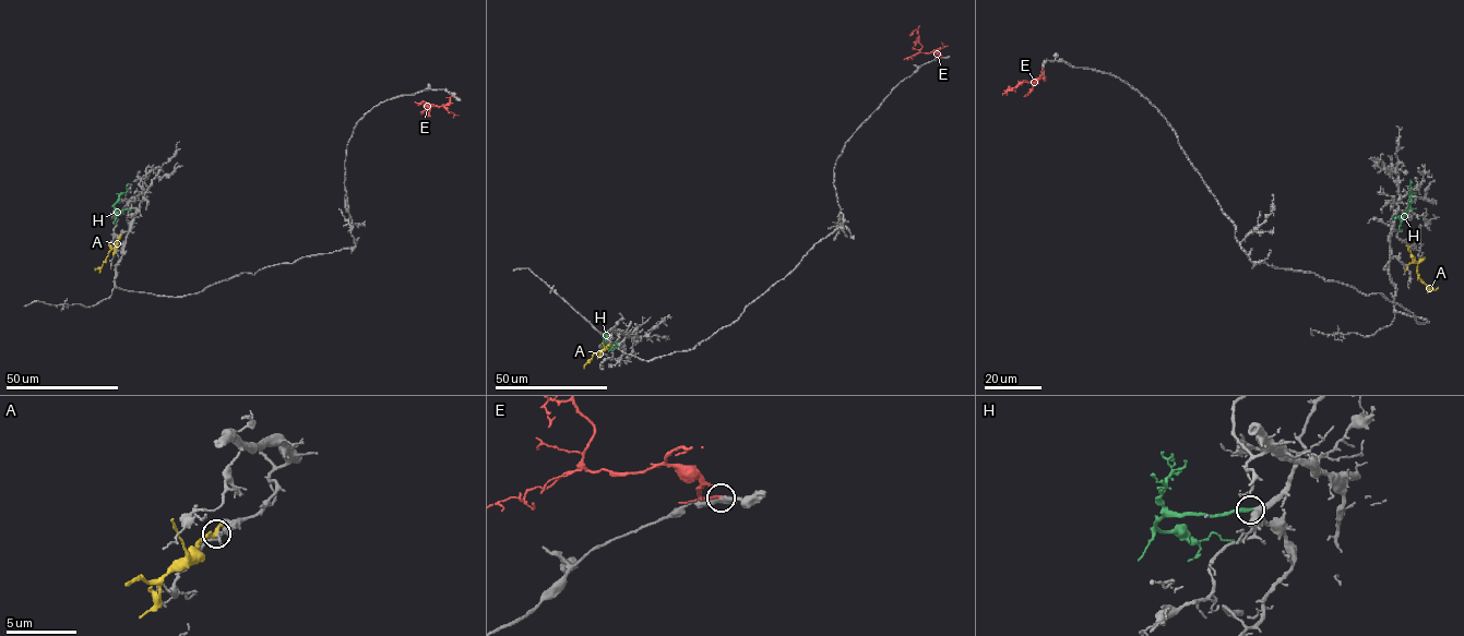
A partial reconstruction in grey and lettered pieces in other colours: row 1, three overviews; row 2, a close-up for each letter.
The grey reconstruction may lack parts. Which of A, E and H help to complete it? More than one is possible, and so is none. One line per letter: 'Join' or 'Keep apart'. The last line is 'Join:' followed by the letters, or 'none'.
A: Keep apart
E: Keep apart
H: Join
Join: H

